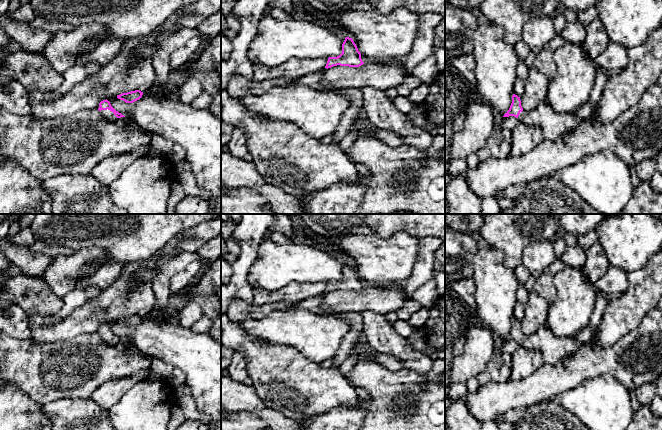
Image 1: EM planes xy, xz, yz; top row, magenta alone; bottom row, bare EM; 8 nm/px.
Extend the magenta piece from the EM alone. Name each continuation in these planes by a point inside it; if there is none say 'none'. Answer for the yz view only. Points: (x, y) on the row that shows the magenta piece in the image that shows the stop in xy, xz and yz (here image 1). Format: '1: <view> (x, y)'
1: yz (554, 125)

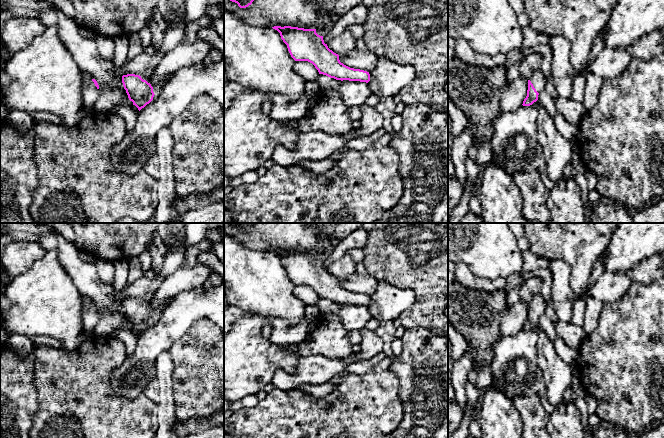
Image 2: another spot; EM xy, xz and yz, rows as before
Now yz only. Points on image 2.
1: yz (538, 80)

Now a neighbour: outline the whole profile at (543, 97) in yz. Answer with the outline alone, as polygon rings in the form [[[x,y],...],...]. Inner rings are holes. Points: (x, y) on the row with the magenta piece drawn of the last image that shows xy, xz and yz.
[[[542,90],[538,95],[538,101],[541,102],[545,109],[547,110],[549,116],[554,119],[557,114],[557,109],[555,107],[554,101],[551,96],[545,91]]]

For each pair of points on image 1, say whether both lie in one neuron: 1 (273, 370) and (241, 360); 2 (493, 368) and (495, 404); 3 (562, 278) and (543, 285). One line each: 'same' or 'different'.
1: different
2: different
3: different

